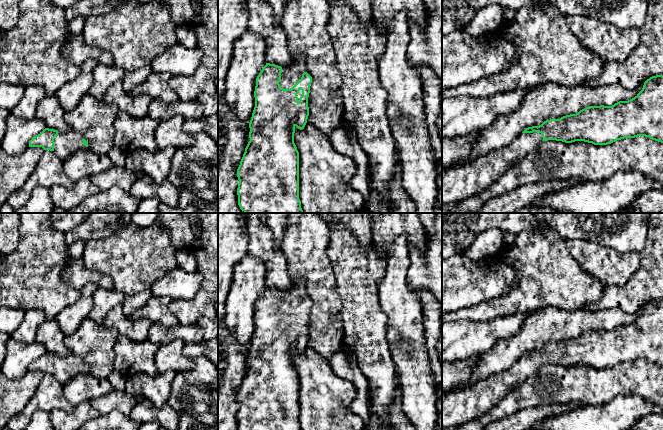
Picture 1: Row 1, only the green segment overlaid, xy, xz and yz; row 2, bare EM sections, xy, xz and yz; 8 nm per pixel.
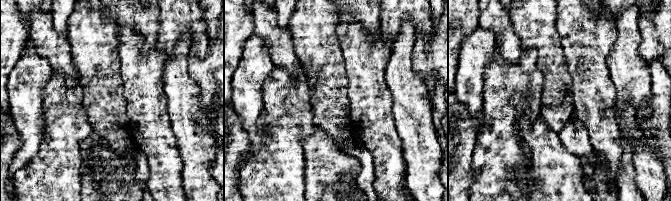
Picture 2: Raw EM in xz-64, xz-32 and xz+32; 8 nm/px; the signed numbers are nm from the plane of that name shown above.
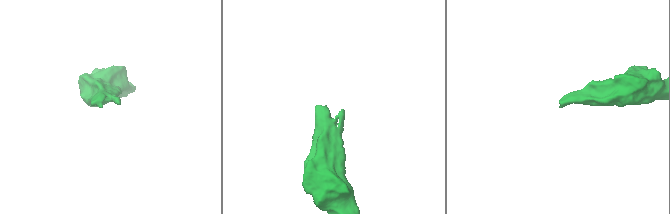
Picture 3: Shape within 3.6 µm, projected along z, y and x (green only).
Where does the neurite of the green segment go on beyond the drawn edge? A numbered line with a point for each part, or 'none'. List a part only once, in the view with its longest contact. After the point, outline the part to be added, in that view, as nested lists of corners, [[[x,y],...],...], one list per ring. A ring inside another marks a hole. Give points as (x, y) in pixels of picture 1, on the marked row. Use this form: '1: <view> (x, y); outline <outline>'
1: xz (290, 75); outline [[[293,58],[292,63],[288,67],[282,67],[280,87],[283,89],[292,88],[302,77],[305,72],[304,58]]]

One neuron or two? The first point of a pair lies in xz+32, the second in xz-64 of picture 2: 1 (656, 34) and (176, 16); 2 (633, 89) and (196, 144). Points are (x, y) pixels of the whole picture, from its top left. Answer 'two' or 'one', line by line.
1: two
2: one

